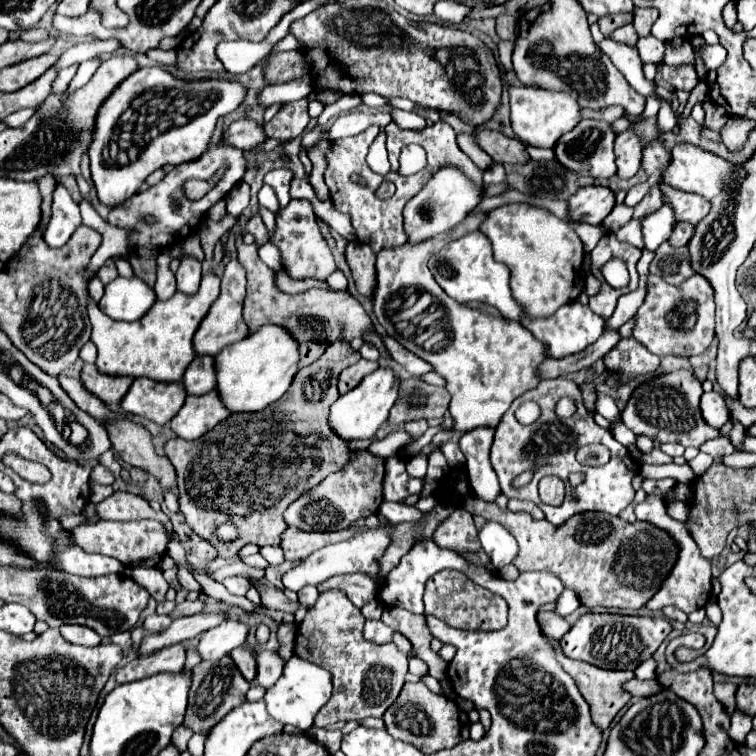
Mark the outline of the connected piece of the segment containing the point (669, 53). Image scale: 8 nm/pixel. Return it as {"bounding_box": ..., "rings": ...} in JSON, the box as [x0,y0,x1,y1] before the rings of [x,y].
{"bounding_box":[663,38,693,66],"rings":[[[671,38],[665,42],[665,56],[663,56],[663,64],[671,64],[671,66],[679,66],[679,64],[693,64],[693,48],[689,42],[685,42],[683,38]]]}

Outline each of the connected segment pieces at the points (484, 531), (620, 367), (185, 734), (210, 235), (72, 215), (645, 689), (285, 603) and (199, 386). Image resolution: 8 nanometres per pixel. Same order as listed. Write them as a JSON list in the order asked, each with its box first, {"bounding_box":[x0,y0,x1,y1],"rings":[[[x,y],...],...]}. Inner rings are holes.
[{"bounding_box":[479,520,519,570],"rings":[[[487,520],[479,530],[479,542],[483,550],[491,556],[491,562],[497,570],[511,564],[519,550],[515,544],[515,538],[501,524],[491,520]]]},{"bounding_box":[603,338,659,382],"rings":[[[623,338],[611,352],[607,352],[603,362],[607,370],[621,376],[621,382],[627,382],[639,374],[653,374],[659,366],[659,358],[647,352],[647,348],[643,348],[643,344],[635,338]]]},{"bounding_box":[173,726,193,752],"rings":[[[179,726],[175,732],[173,732],[173,746],[179,750],[179,752],[185,752],[185,748],[187,748],[187,742],[189,742],[189,738],[193,736],[193,732],[191,730],[187,730],[185,726]]]},{"bounding_box":[199,214,235,260],"rings":[[[225,214],[219,222],[213,222],[209,218],[205,218],[203,226],[199,226],[199,238],[201,238],[201,246],[203,246],[203,252],[205,252],[205,258],[211,260],[213,258],[213,248],[215,244],[219,242],[219,238],[231,230],[235,224],[235,218],[231,214]]]},{"bounding_box":[45,184,81,248],"rings":[[[59,184],[53,192],[53,216],[45,232],[45,242],[49,248],[61,248],[69,242],[73,232],[81,226],[79,206],[73,202],[69,192]]]},{"bounding_box":[627,680,661,698],"rings":[[[631,680],[627,682],[627,690],[635,696],[635,698],[645,698],[645,696],[651,696],[651,694],[657,694],[661,692],[661,684],[657,680]]]},{"bounding_box":[249,578,299,614],"rings":[[[249,578],[249,580],[251,580],[251,584],[257,588],[257,592],[259,592],[263,608],[267,608],[267,610],[281,610],[281,612],[289,612],[289,614],[297,612],[299,604],[287,600],[281,590],[273,588],[273,586],[265,586],[265,584],[261,584],[261,582],[255,580],[255,578]]]},{"bounding_box":[183,356,215,396],"rings":[[[197,356],[187,368],[183,384],[195,396],[211,392],[215,388],[215,356]]]}]

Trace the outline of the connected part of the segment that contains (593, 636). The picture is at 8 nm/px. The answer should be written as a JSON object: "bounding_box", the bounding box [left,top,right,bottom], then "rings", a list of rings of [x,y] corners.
{"bounding_box":[559,612,673,670],"rings":[[[587,612],[561,638],[559,646],[561,646],[561,652],[567,658],[581,660],[581,662],[593,664],[597,668],[605,668],[605,670],[635,670],[643,660],[653,656],[653,652],[659,648],[659,644],[667,638],[667,634],[671,630],[673,630],[671,622],[665,620],[665,618],[659,618],[659,616],[623,616],[623,614],[593,614],[593,612]]]}

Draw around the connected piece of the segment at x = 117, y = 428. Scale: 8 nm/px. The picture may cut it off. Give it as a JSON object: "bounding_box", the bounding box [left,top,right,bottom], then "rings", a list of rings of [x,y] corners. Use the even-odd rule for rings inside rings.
{"bounding_box":[107,420,175,490],"rings":[[[123,420],[123,424],[111,424],[107,428],[109,440],[113,444],[113,450],[119,454],[119,458],[135,468],[145,470],[153,478],[157,478],[159,486],[163,490],[175,490],[175,468],[169,462],[167,456],[159,456],[153,448],[151,434],[135,422]]]}

